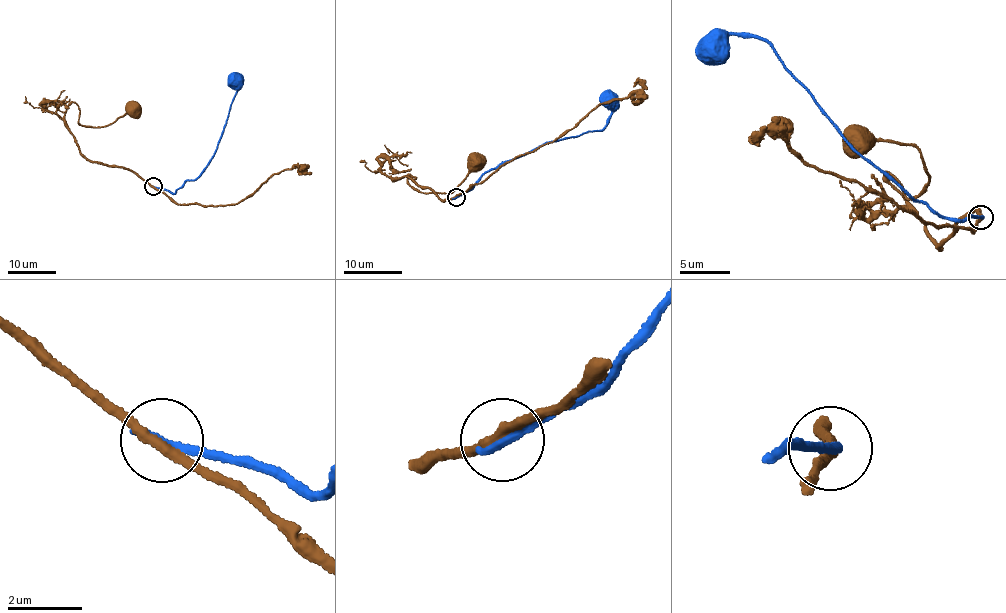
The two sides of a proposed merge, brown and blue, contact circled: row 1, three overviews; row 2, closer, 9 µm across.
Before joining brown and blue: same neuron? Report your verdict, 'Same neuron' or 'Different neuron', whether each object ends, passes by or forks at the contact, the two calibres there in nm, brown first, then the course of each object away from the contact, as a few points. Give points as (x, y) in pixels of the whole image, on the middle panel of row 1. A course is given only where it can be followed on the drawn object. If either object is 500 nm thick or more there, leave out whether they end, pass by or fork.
Different neuron. At the ring brown passes by. At the ring blue ends. Thickness 240 nm (brown) against 320 nm. Course of brown: (456, 197), (442, 199), (403, 176), (394, 180), (413, 177), (407, 182), (422, 192), (447, 194), (475, 162). Course of blue: (456, 197), (473, 188), (485, 173), (499, 165), (551, 141), (603, 128), (610, 115), (607, 89)

